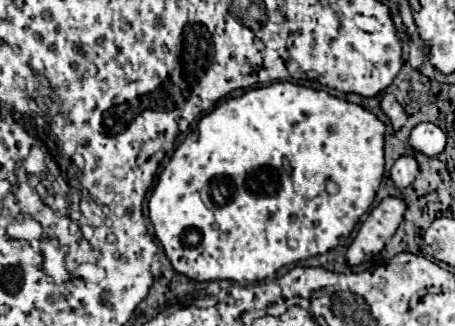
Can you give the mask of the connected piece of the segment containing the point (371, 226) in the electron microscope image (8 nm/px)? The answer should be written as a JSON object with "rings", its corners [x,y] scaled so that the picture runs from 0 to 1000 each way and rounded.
{"rings":[[[846,604],[798,678],[785,709],[785,727],[763,764],[767,813],[789,813],[829,782],[846,745],[864,727],[868,702],[886,678],[895,623],[877,604]]]}

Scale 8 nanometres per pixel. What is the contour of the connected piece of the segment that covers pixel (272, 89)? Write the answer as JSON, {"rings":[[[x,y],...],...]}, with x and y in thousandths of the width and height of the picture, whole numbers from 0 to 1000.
{"rings":[[[609,248],[587,267],[565,267],[530,298],[512,298],[490,310],[468,334],[468,347],[451,353],[433,383],[433,420],[407,420],[407,433],[385,457],[380,482],[354,525],[336,598],[327,610],[327,672],[336,684],[341,727],[358,752],[371,801],[380,807],[385,831],[411,844],[415,856],[433,862],[530,862],[530,868],[560,868],[591,850],[640,807],[662,807],[688,782],[719,776],[723,764],[741,758],[754,733],[763,733],[793,672],[793,660],[815,635],[824,592],[842,555],[846,482],[842,482],[842,420],[846,420],[846,377],[815,340],[798,334],[793,322],[767,316],[749,298],[732,298],[710,273],[688,273],[635,248]]]}

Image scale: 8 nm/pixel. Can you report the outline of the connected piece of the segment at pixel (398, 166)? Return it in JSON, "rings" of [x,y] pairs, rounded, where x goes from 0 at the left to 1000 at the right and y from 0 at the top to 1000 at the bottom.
{"rings":[[[877,482],[859,518],[859,549],[873,574],[899,574],[921,525],[921,500],[912,482]]]}

